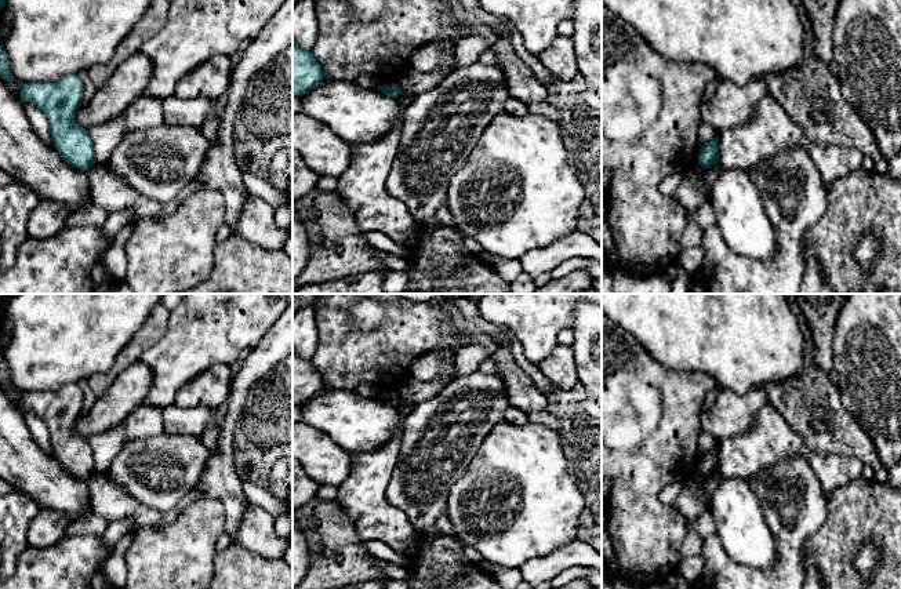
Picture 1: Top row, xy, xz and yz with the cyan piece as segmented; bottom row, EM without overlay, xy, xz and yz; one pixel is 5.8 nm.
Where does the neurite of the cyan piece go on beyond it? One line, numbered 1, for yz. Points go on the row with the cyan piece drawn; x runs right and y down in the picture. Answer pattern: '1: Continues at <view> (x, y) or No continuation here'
1: No continuation here

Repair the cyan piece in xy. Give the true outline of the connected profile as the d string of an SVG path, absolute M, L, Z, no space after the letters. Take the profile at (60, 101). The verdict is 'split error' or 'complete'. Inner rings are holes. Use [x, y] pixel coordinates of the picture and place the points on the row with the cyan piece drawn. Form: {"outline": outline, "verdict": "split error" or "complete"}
{"outline": "M70 74L55 83L18 84L21 101L30 101L46 113L54 146L63 160L84 171L91 168L97 163L92 141L87 130L75 121L84 94L80 77Z", "verdict": "complete"}

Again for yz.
{"outline": "M719 137L700 148L698 163L709 168L719 163Z", "verdict": "complete"}

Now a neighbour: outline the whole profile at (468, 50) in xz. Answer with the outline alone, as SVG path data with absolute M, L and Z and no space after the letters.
M468 36L457 43L455 68L471 66L477 62L480 54L491 46L483 36Z

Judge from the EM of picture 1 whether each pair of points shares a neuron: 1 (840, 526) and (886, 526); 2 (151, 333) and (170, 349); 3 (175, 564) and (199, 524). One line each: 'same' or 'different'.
1: same
2: different
3: same

